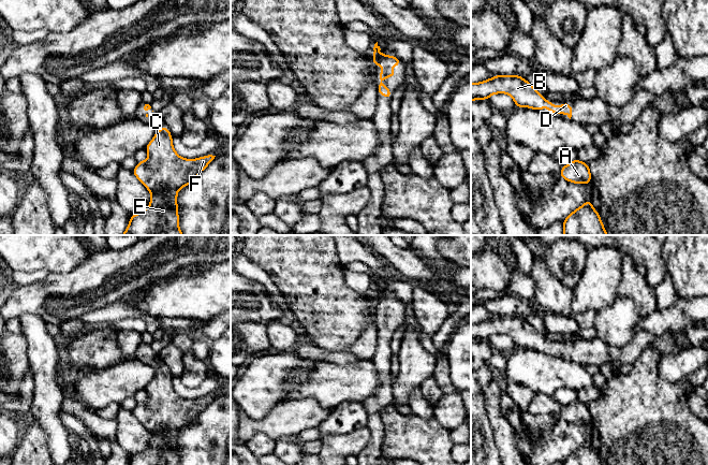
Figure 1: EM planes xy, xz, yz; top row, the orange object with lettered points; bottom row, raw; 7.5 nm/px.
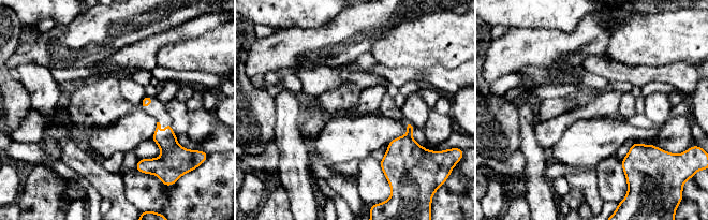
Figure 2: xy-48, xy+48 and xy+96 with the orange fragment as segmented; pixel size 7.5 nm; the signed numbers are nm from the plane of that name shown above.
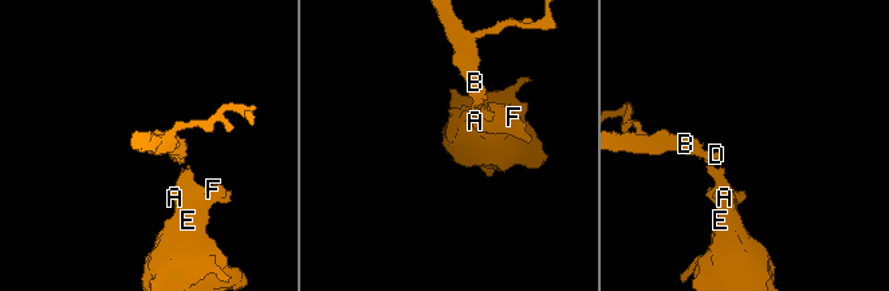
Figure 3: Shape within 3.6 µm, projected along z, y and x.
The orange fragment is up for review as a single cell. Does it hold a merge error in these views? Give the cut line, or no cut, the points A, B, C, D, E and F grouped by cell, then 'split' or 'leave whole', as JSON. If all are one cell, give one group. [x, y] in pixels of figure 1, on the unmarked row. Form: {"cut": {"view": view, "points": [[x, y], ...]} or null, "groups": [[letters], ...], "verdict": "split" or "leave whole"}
{"cut": null, "groups": [["A", "B", "C", "D", "E", "F"]], "verdict": "leave whole"}

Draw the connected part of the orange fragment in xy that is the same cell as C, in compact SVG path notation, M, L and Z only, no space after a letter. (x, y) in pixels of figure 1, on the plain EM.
M165 365L156 372L154 378L145 390L148 393L148 399L138 402L132 412L151 434L151 440L145 451L131 455L129 465L178 465L178 432L182 427L193 424L216 396L208 395L196 399L181 398L173 388L173 377Z

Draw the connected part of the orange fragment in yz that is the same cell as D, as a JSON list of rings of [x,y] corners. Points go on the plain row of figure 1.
[[[495,316],[481,323],[471,323],[471,342],[486,340],[495,334],[510,335],[516,348],[530,348],[542,352],[547,347],[547,352],[565,354],[572,358],[572,348],[569,343],[555,348],[554,343],[548,343],[528,321],[520,316]]]

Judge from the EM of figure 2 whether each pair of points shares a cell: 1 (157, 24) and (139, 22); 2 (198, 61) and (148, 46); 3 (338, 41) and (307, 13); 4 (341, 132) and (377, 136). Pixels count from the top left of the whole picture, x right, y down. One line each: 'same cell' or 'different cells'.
1: same cell
2: different cells
3: different cells
4: same cell

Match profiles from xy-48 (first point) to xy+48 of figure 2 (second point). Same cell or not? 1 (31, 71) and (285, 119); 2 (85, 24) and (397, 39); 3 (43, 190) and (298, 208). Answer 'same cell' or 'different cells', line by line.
1: same cell
2: different cells
3: different cells

